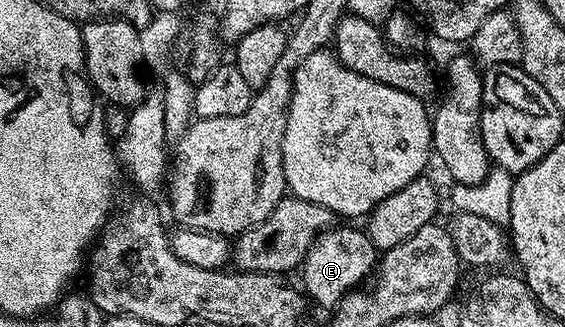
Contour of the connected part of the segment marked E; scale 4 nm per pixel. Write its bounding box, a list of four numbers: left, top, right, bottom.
[302,224,378,307]

